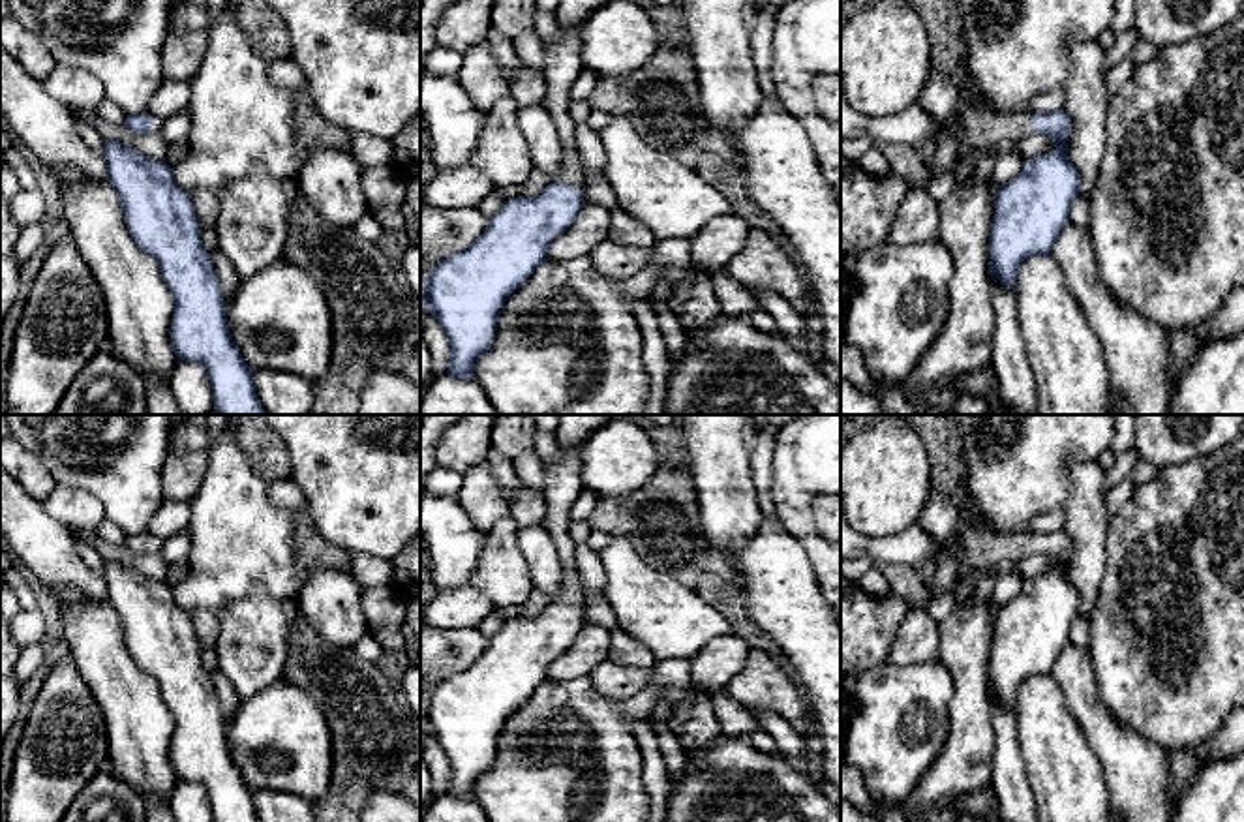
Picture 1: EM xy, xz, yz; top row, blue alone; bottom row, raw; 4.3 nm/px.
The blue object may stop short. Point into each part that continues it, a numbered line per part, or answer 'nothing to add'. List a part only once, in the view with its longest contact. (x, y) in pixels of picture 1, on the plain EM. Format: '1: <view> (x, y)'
1: xz (563, 483)

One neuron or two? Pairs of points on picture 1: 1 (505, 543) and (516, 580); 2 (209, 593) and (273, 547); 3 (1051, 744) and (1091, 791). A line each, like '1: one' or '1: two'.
1: one
2: one
3: one

